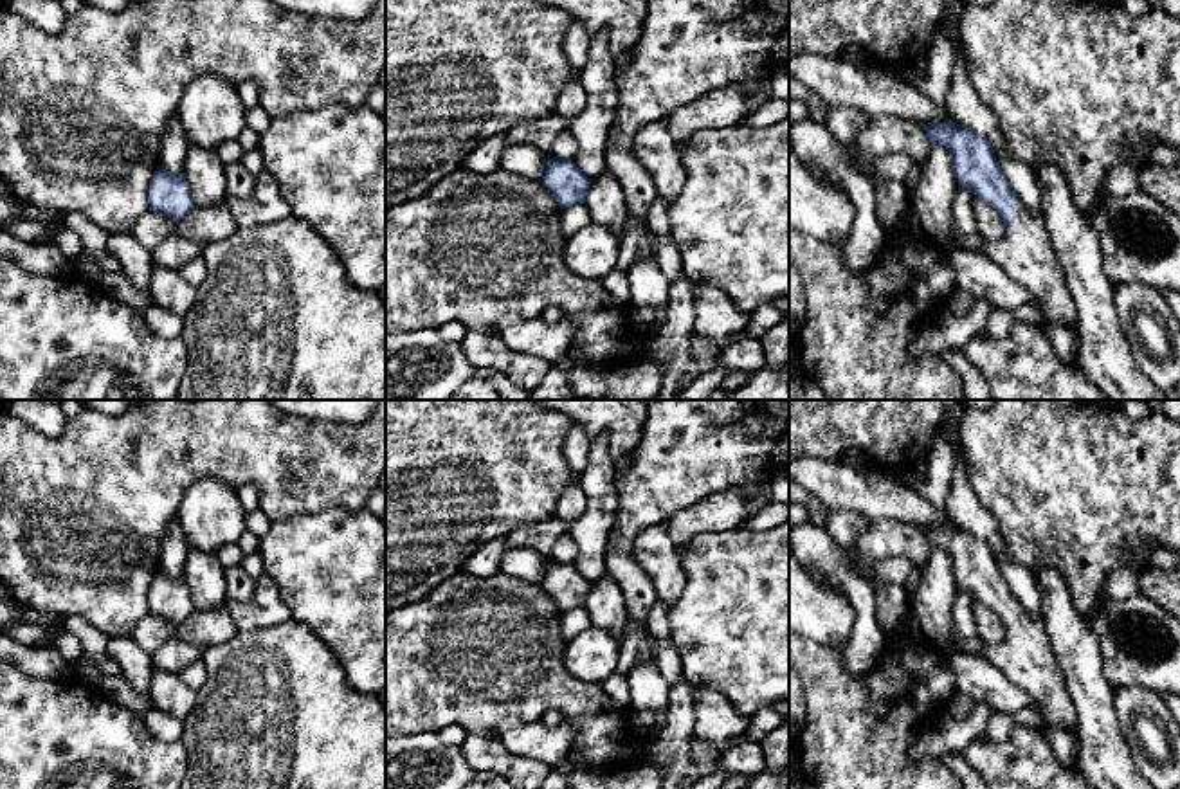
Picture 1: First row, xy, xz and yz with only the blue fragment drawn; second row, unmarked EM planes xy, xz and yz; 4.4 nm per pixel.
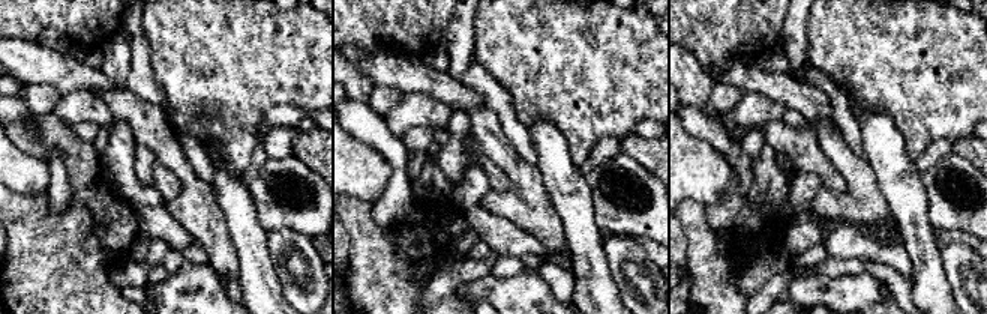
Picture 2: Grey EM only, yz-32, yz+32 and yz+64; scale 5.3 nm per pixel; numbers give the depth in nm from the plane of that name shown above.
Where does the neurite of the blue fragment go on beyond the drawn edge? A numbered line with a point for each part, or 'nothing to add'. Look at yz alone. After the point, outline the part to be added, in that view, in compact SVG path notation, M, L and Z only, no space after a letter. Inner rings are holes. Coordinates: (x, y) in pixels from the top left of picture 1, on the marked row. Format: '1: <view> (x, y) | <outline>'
1: yz (1027, 256) | M1023 202L1014 204L1014 234L998 241L982 240L976 252L1002 267L1038 301L1045 322L1076 330L1076 306L1063 279L1043 220Z

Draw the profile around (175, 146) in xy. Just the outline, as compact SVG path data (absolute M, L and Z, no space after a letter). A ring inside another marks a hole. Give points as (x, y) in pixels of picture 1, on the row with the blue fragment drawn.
M178 115L171 117L162 133L159 166L169 173L182 173L189 144Z

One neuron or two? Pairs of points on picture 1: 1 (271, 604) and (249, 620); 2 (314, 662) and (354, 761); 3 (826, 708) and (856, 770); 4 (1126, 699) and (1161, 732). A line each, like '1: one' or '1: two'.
1: one
2: one
3: one
4: one

